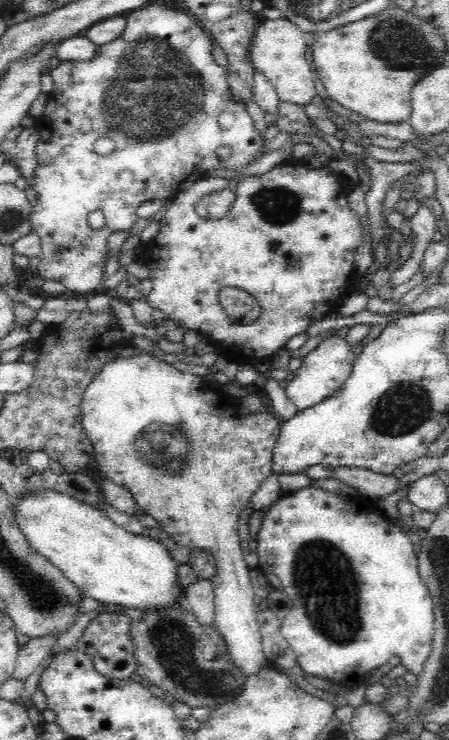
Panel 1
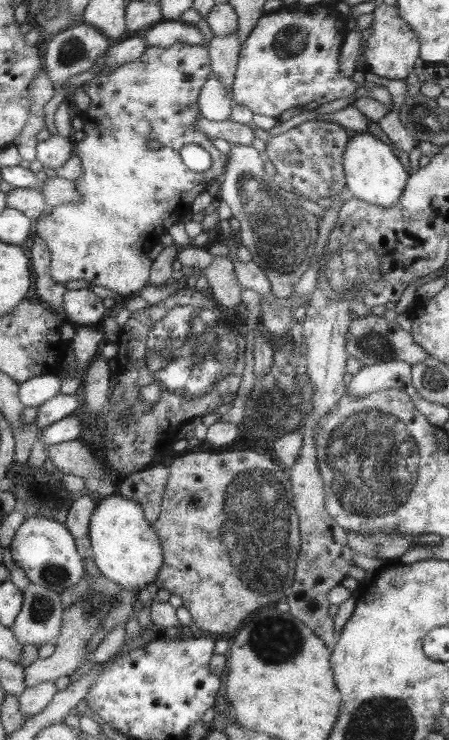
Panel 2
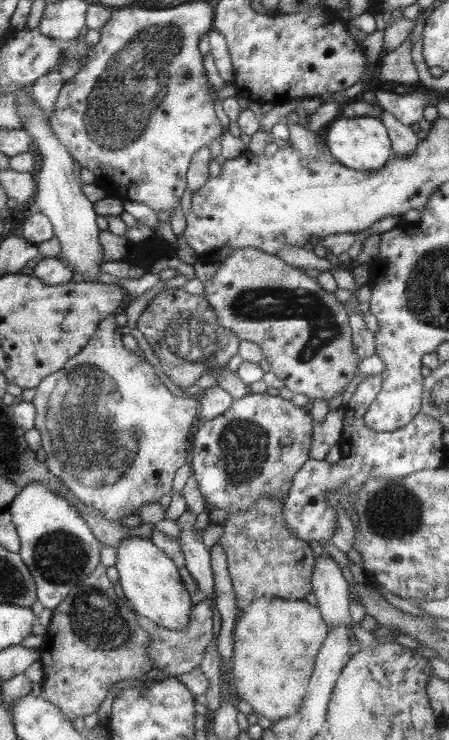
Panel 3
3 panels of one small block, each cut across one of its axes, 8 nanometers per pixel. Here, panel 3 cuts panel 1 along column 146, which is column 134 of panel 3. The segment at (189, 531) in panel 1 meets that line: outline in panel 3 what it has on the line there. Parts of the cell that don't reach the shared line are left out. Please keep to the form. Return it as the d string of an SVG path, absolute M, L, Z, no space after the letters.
M110 316L108 319L102 320L100 327L97 329L95 336L92 336L88 347L73 356L59 372L54 372L54 375L46 376L42 383L36 387L36 394L31 401L35 406L35 428L41 433L42 449L46 451L48 458L48 468L54 476L58 476L62 484L74 493L74 496L81 500L84 504L95 508L102 513L104 518L112 521L121 522L124 516L137 514L147 504L160 502L160 498L164 494L168 494L172 490L172 478L176 476L176 470L182 468L188 460L188 446L190 446L190 426L194 424L196 418L196 410L198 403L192 397L178 398L174 394L168 392L168 388L160 382L160 378L156 376L154 368L144 368L144 358L136 356L134 352L128 352L122 342L120 342L120 334L116 336L116 317Z

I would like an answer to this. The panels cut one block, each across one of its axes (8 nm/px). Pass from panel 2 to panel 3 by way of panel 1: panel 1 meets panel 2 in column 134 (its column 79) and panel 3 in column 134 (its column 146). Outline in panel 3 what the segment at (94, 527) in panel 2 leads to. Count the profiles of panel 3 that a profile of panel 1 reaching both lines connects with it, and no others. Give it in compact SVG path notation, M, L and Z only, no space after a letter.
M130 537L116 548L117 561L114 565L120 573L119 582L126 598L137 608L149 624L168 630L184 630L191 623L192 596L181 580L176 562L151 539Z

